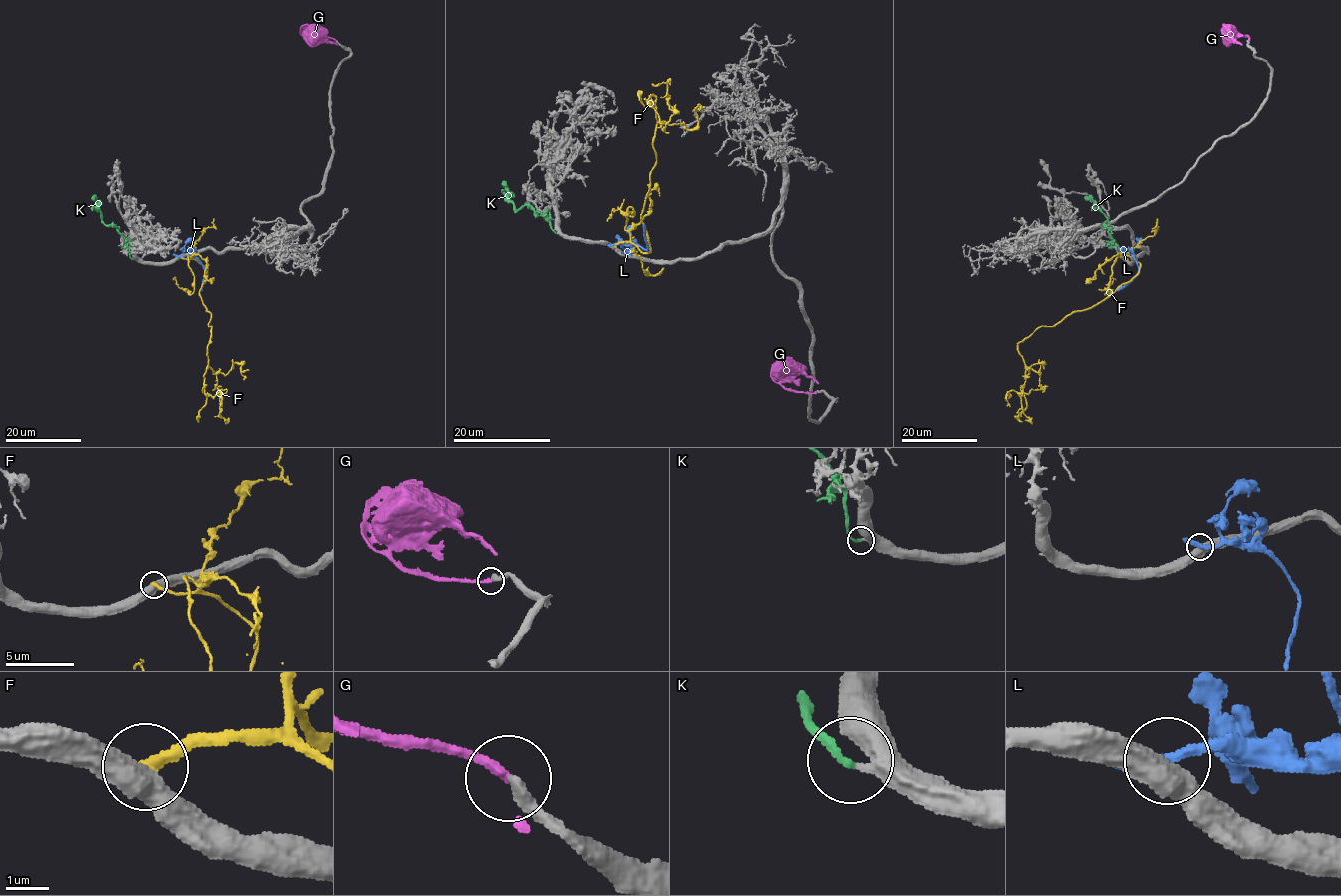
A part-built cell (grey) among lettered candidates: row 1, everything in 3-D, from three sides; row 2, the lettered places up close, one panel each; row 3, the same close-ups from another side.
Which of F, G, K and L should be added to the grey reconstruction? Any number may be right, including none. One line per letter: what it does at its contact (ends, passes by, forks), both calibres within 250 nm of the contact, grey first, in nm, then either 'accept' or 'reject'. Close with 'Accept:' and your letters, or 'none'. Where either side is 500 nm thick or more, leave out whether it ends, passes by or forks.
F: 550/300 nm | reject
G: it ends | 360/240 nm | accept
K: it ends | 360/200 nm | accept
L: 550/280 nm | reject
Accept: G, K

